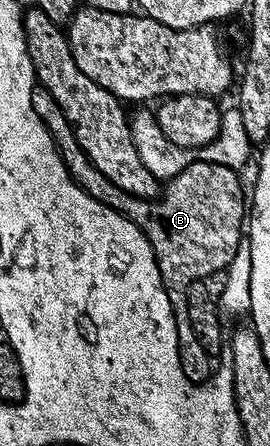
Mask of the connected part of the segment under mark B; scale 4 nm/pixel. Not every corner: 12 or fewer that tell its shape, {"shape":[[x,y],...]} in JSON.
{"shape":[[43,88],[30,104],[72,179],[140,227],[166,296],[227,271],[246,230],[240,174],[193,160],[151,200],[124,194]]}

